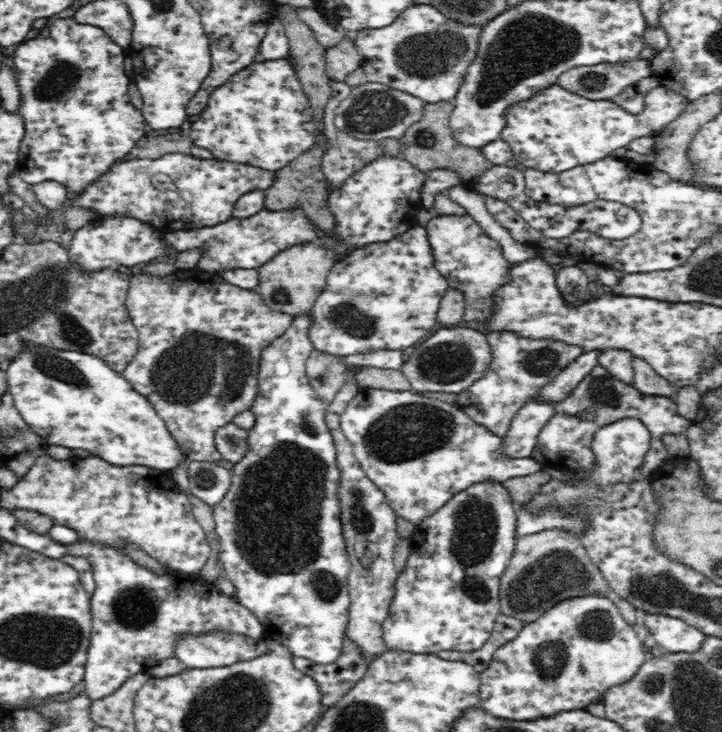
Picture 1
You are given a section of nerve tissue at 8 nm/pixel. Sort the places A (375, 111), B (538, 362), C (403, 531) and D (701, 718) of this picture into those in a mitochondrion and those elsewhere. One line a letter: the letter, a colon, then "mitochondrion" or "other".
A: mitochondrion
B: mitochondrion
C: other
D: mitochondrion

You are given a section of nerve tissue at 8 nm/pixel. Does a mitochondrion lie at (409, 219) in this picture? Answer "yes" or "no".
no

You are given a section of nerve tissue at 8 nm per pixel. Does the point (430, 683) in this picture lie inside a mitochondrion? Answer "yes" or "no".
no

